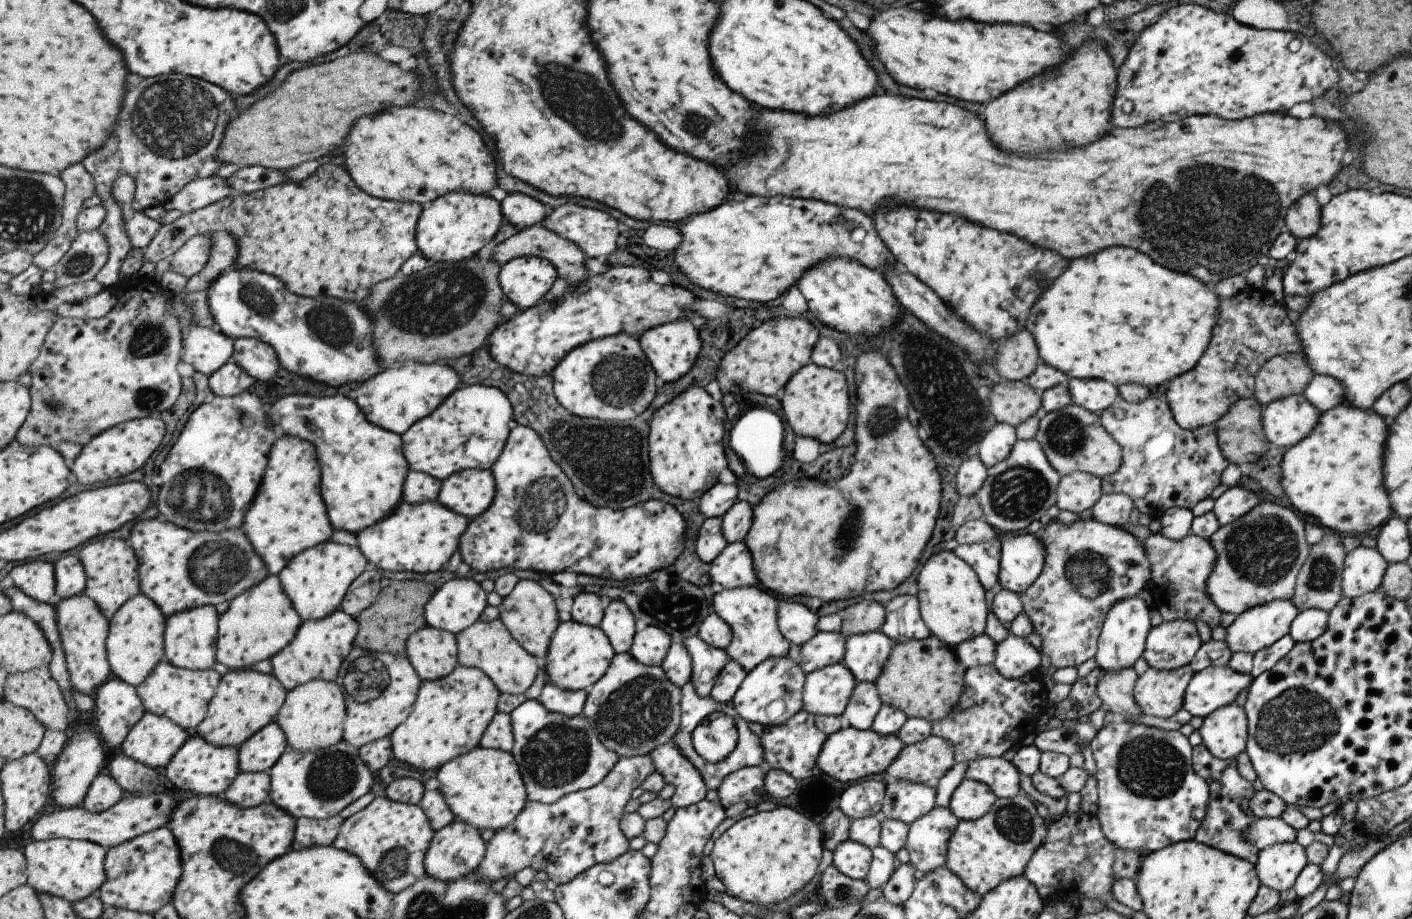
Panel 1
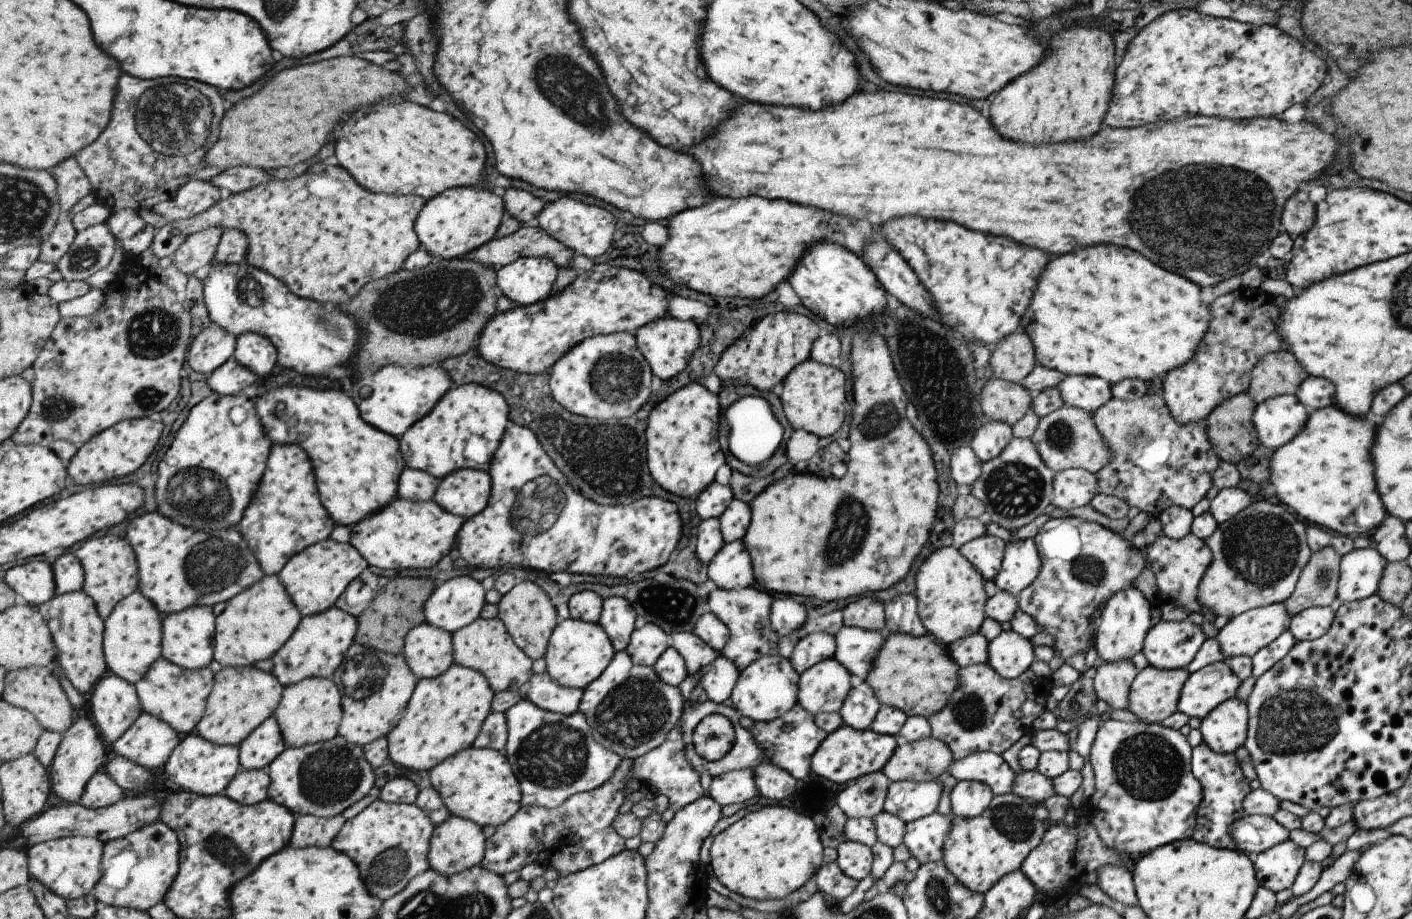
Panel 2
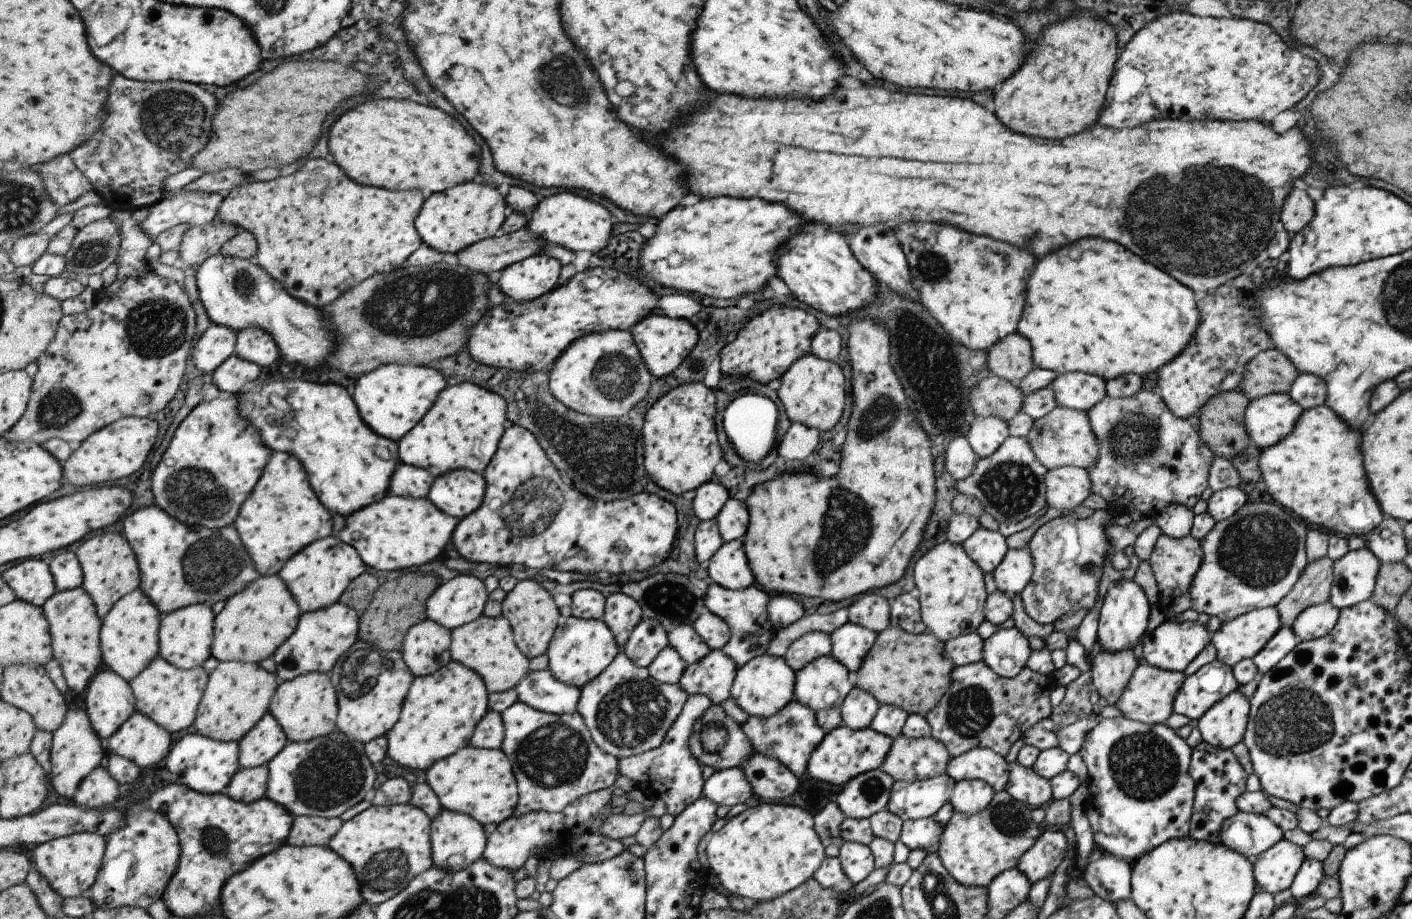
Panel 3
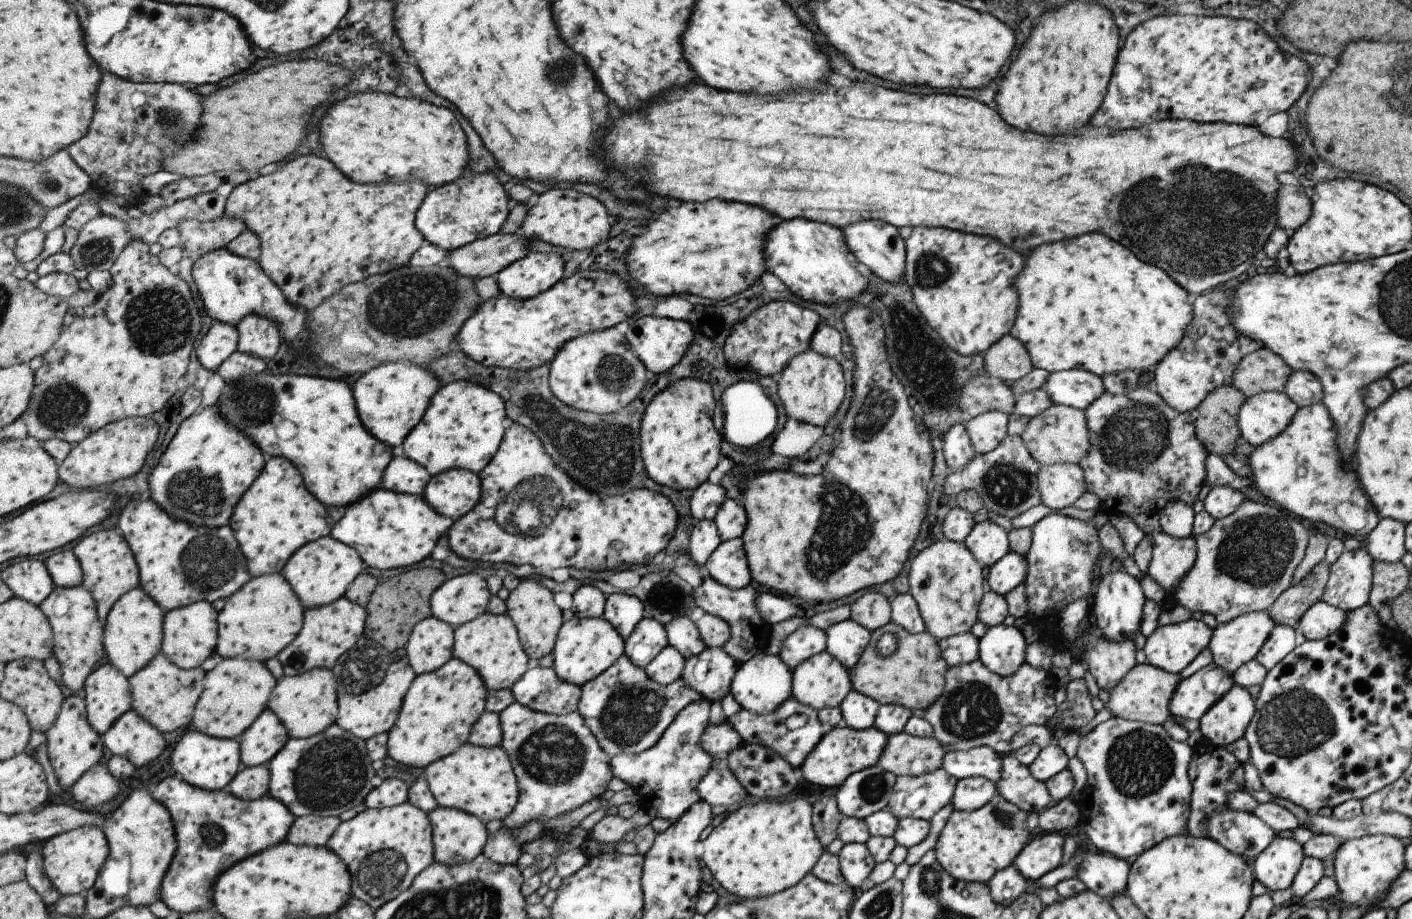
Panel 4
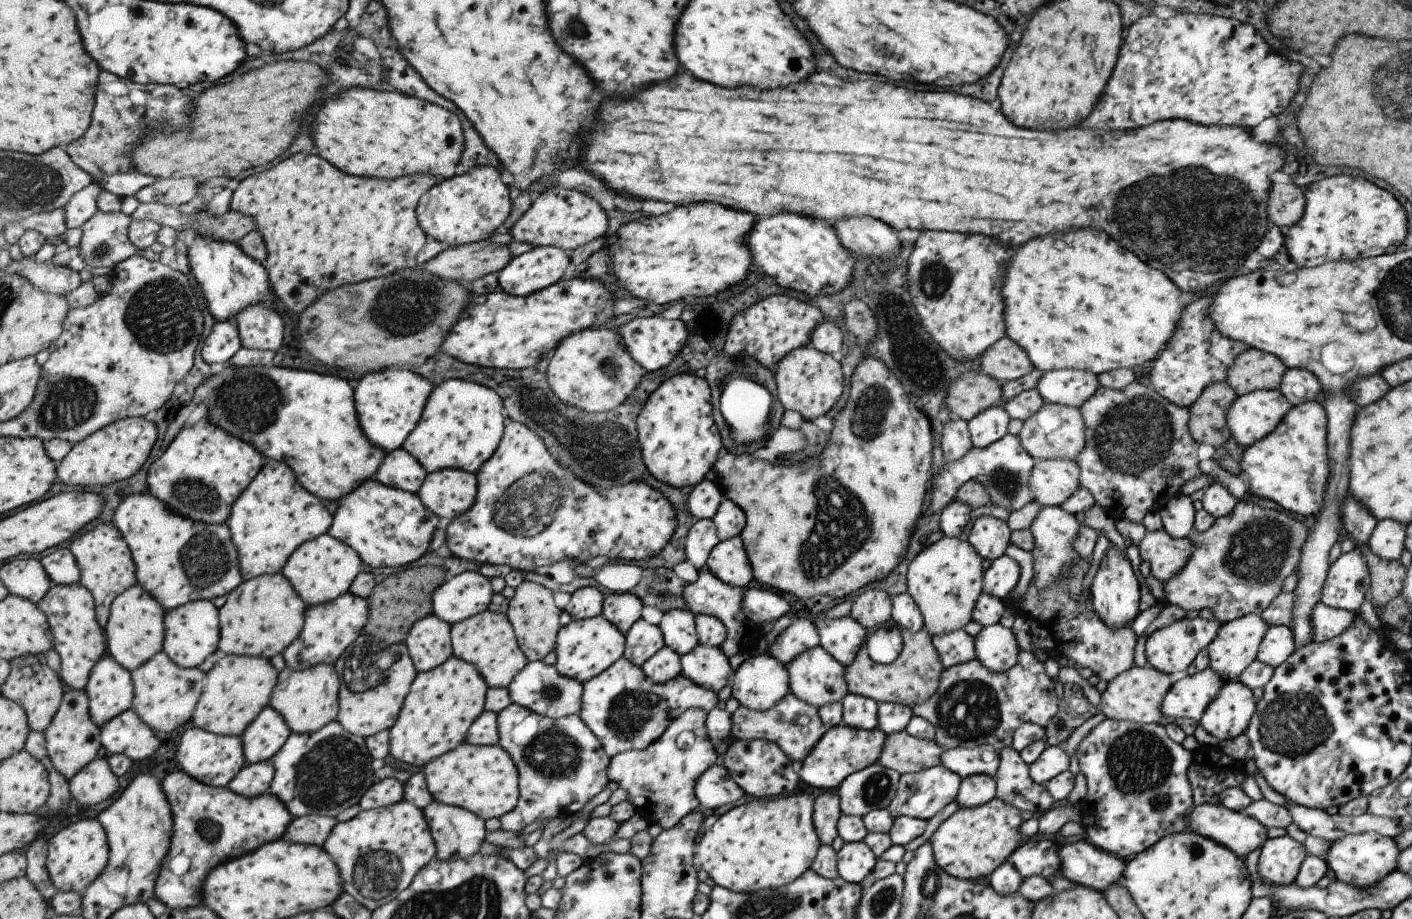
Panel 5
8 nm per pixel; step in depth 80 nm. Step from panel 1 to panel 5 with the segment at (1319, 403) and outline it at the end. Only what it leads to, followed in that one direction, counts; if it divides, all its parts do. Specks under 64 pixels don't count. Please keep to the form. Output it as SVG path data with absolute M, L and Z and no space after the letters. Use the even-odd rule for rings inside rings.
M1287 368L1283 373L1278 390L1294 407L1307 401L1317 400L1321 385L1312 375L1305 369Z

